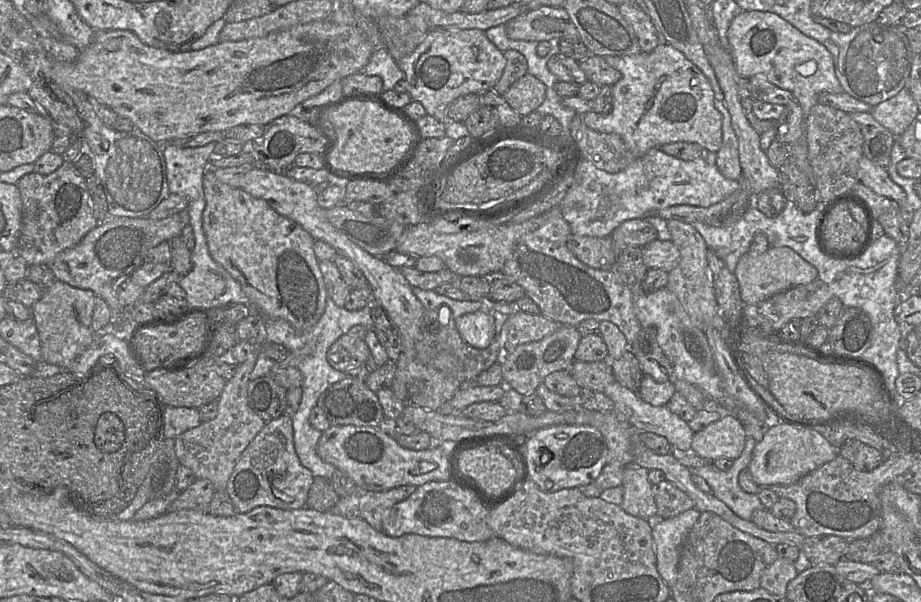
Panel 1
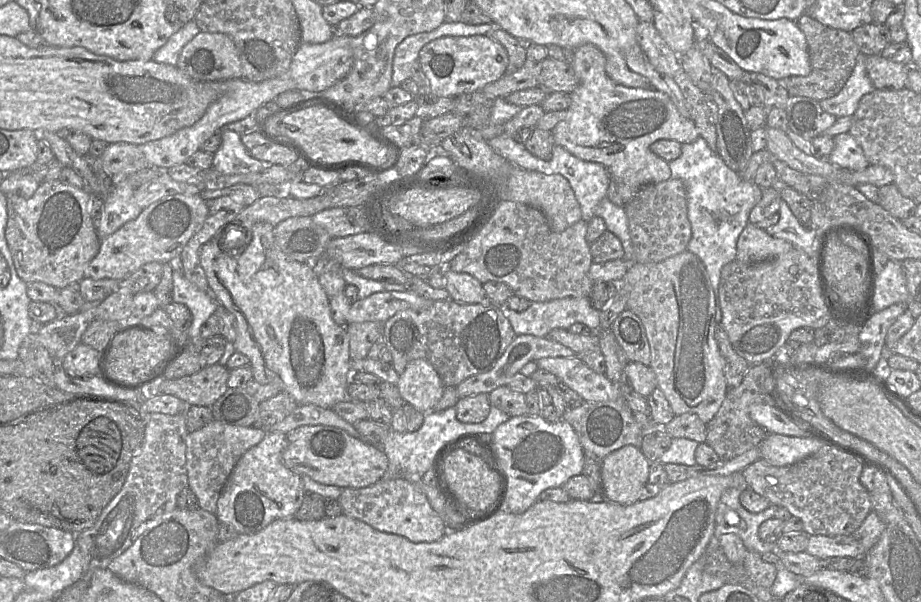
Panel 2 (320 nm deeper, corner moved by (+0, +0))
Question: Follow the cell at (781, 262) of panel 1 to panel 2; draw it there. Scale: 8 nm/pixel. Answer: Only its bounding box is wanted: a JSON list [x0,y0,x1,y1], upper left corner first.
[736,222,793,264]

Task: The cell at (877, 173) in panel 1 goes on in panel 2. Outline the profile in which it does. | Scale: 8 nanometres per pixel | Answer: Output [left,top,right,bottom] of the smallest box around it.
[828,132,870,171]

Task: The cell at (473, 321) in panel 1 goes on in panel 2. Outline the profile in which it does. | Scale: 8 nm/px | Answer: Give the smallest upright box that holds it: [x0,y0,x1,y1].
[444,267,486,303]

